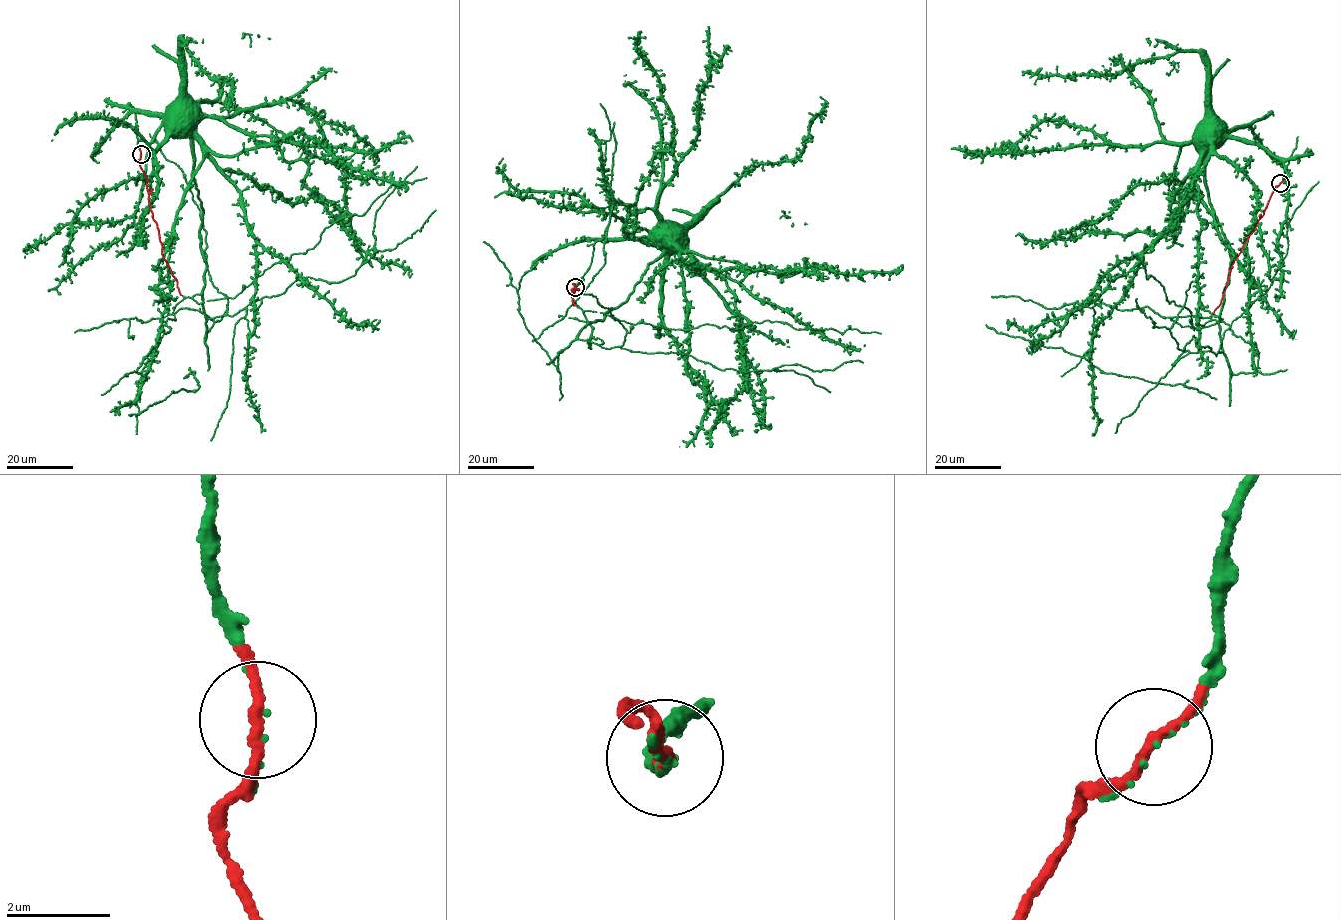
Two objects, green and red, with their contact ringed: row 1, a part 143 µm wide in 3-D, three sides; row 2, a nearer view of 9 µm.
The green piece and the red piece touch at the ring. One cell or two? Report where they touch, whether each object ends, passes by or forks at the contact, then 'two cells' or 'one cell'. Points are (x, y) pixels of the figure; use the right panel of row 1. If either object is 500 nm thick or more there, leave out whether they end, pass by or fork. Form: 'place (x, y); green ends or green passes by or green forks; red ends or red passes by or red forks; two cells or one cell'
place (1280, 183); green ends; red passes by; one cell

